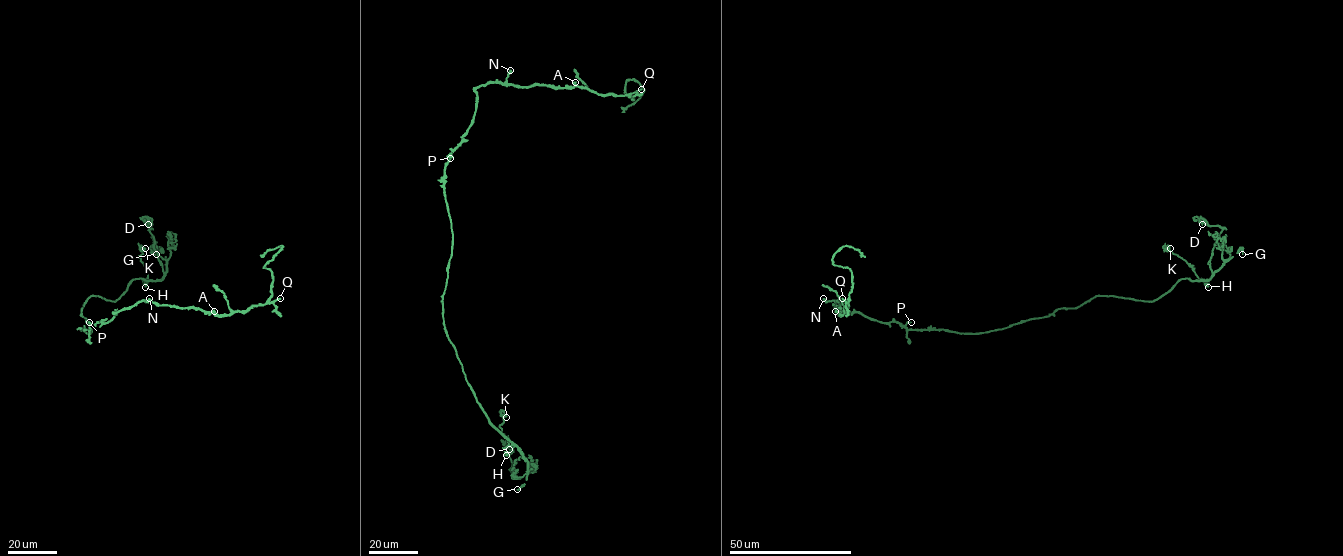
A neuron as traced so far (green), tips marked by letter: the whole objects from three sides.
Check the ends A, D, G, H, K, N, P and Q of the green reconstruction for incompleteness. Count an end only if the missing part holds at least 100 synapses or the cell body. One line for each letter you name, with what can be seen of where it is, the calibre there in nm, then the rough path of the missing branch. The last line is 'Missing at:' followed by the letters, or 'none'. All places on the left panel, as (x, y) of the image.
G: place (156, 254); calibre 240 nm
Q: place (280, 298); calibre 240 nm; course (280, 298), (288, 293), (294, 295), (290, 311), (295, 313), (315, 312), (324, 307), (326, 315), (323, 324)
Missing at: G, Q

